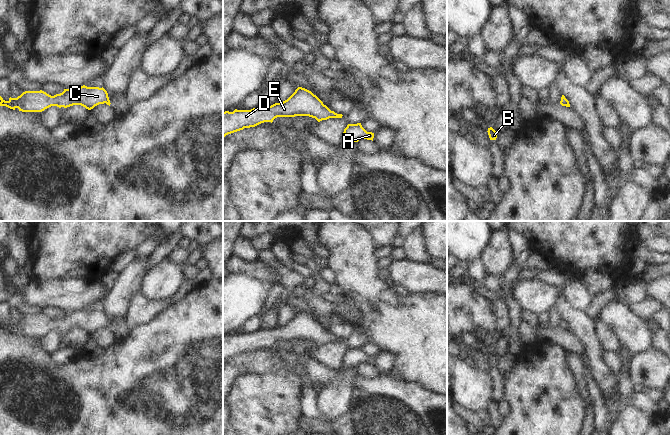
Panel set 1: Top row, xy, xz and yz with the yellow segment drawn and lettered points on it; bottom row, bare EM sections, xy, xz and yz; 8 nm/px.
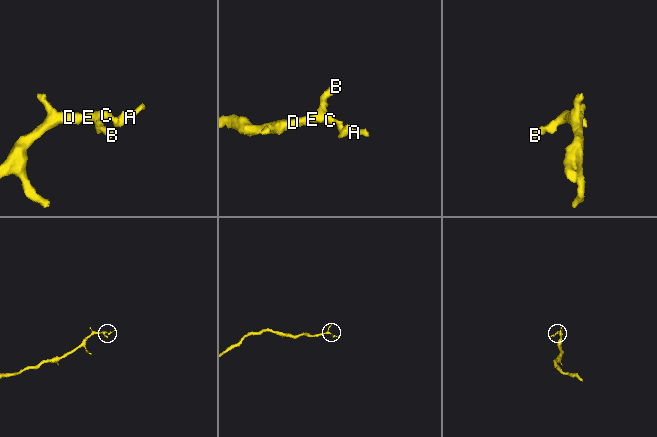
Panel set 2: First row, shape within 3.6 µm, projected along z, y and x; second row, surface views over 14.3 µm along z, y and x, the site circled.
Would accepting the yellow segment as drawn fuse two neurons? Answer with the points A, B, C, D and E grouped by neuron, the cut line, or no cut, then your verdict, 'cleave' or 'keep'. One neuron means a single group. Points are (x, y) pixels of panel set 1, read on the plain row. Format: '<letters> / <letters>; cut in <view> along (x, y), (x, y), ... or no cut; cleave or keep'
A B C D E; no cut; keep

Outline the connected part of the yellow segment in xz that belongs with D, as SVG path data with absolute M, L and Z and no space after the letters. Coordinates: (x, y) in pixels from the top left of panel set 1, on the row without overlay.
M298 311L285 325L271 330L258 330L251 334L223 336L223 361L228 358L255 351L264 346L273 346L277 341L309 340L318 346L329 342L342 342L342 338L331 335L311 315Z

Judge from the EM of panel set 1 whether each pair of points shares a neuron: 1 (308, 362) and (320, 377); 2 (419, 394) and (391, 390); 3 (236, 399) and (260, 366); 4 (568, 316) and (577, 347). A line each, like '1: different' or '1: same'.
1: same
2: same
3: different
4: different

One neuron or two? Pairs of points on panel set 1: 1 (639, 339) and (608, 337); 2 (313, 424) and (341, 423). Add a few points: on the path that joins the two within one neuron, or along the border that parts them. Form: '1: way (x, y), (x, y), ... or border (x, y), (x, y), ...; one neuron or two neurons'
1: border (601, 321), (613, 330), (621, 345); two neurons
2: way (320, 424), (334, 424); one neuron

